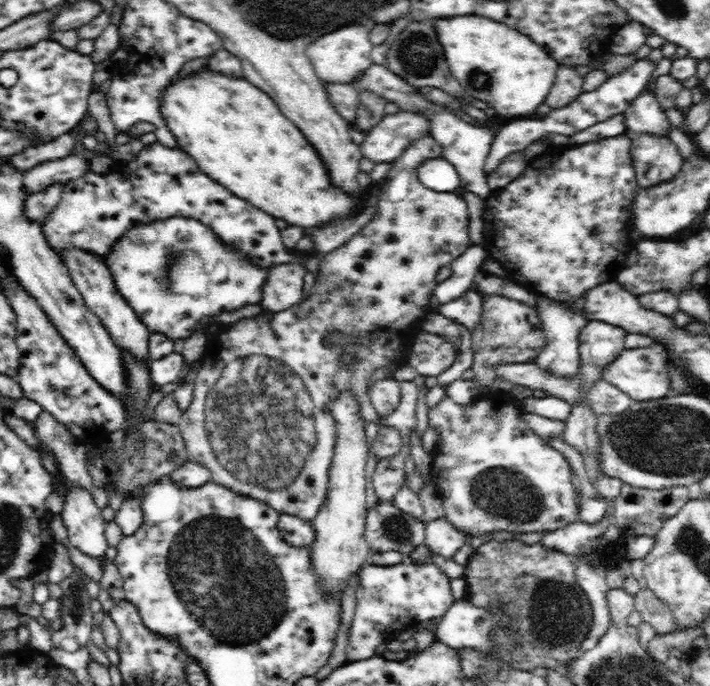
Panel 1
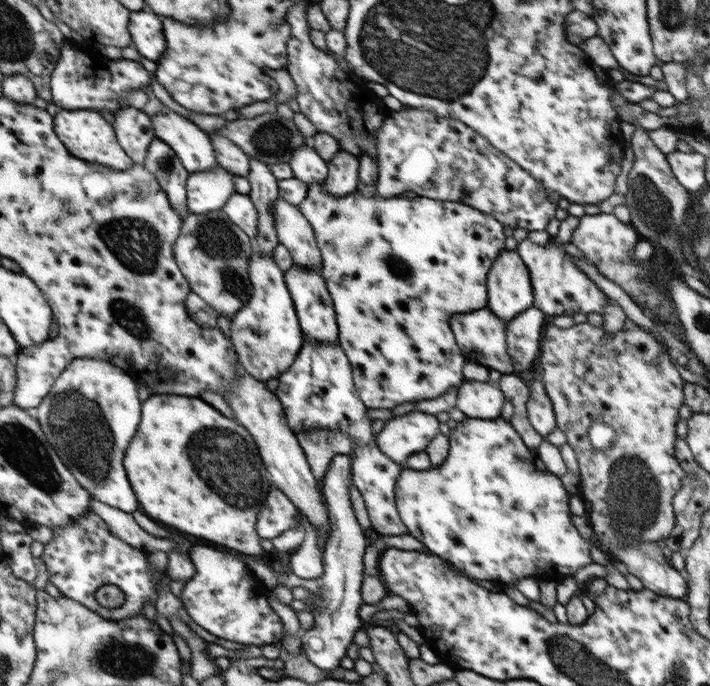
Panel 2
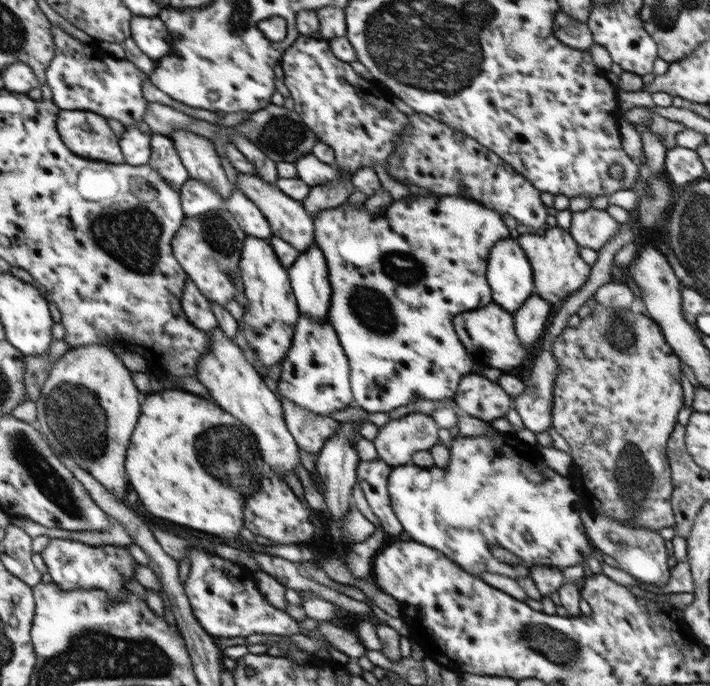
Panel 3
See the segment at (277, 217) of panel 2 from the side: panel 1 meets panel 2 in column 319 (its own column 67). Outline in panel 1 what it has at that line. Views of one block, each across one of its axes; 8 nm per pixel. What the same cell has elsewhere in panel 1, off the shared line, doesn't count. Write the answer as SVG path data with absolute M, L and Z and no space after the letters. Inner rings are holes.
M70 248L61 254L63 262L69 268L70 276L85 300L86 306L100 317L104 327L111 334L114 345L120 350L126 349L136 357L136 361L142 363L152 362L148 352L148 337L151 333L144 323L138 318L136 311L124 300L124 297L116 288L109 268L104 262L104 257L92 254L86 250Z

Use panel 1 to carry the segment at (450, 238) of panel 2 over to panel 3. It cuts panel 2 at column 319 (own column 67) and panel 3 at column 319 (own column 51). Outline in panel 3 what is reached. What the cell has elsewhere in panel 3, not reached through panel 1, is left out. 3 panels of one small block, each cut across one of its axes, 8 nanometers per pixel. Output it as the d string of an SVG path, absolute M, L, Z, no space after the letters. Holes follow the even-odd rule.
M431 194L392 201L378 217L370 216L364 203L350 202L338 208L320 210L312 216L315 243L326 257L331 284L328 322L334 327L348 357L355 406L367 412L388 413L400 406L414 404L416 400L453 398L463 376L473 372L478 364L460 342L453 318L492 303L487 281L488 257L498 240L510 236L500 215L476 201Z

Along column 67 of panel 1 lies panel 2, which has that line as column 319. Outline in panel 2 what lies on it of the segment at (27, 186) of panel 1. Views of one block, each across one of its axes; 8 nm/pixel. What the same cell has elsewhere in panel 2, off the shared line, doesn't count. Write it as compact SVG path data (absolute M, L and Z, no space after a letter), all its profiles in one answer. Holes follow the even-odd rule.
M311 143L292 152L292 158L288 164L293 171L293 178L304 182L306 185L326 181L329 172L328 163L316 154Z

